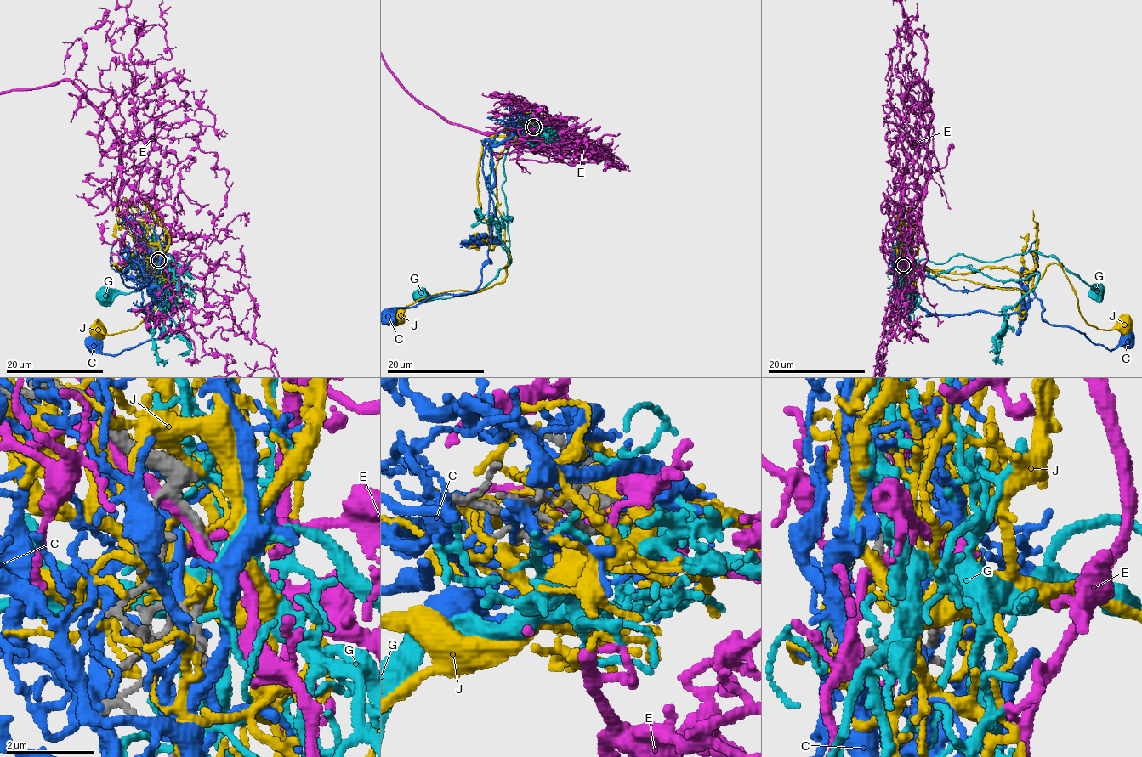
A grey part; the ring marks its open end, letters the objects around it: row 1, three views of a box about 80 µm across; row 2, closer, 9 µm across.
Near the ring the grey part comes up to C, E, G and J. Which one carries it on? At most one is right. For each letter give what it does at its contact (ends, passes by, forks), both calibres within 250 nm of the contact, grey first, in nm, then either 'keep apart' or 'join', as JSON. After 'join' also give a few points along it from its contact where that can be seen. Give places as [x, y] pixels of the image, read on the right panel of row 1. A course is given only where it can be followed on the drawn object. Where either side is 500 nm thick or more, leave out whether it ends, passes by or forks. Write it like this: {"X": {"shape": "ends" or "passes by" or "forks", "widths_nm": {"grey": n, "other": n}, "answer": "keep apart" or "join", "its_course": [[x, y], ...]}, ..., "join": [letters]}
{"C": {"shape": "forks", "widths_nm": {"grey": 160, "other": 70}, "answer": "keep apart"}, "E": {"shape": "forks", "widths_nm": {"grey": 260, "other": 180}, "answer": "keep apart"}, "G": {"shape": "forks", "widths_nm": {"grey": 150, "other": 320}, "answer": "join", "its_course": [[903, 264], [917, 267], [923, 258], [942, 263], [956, 255], [997, 261], [1030, 251], [1053, 257], [1098, 293]]}, "J": {"shape": "passes by", "widths_nm": {"grey": 170, "other": 160}, "answer": "keep apart"}, "join": ["G"]}

